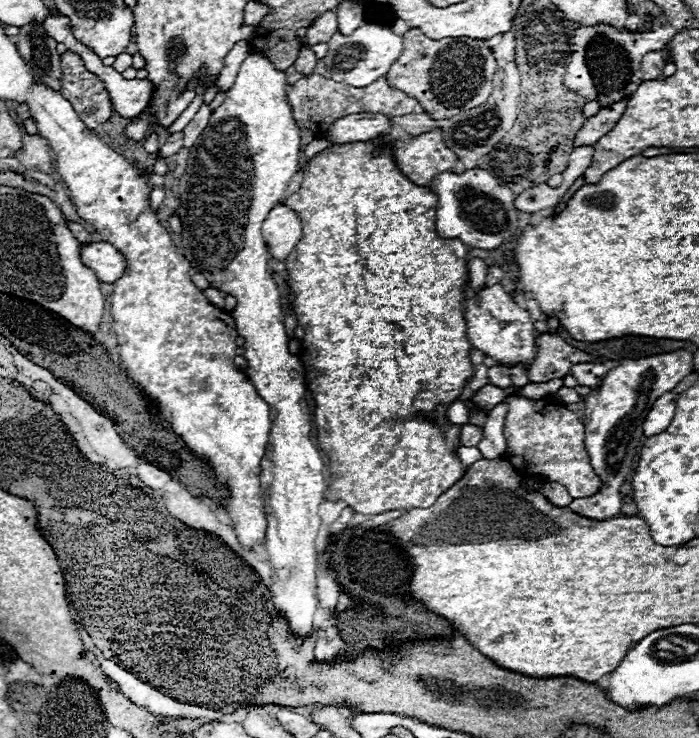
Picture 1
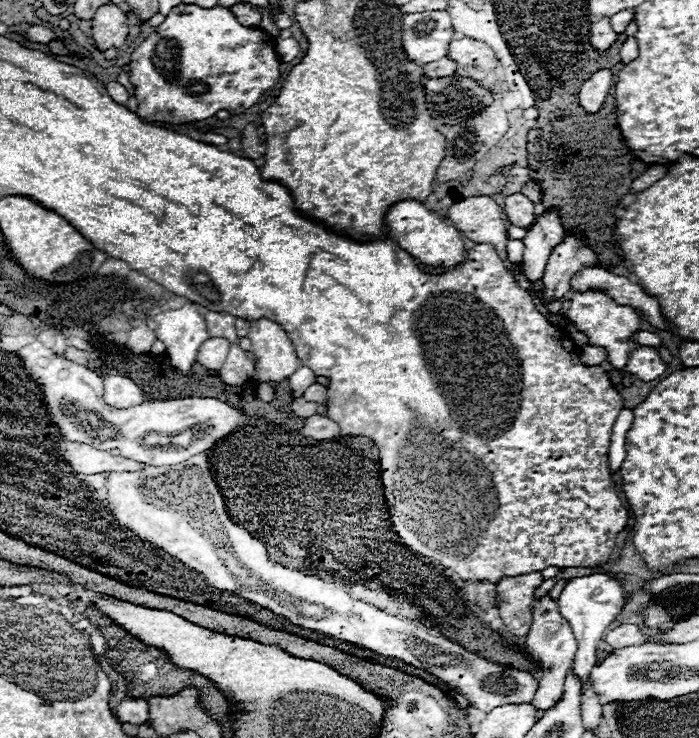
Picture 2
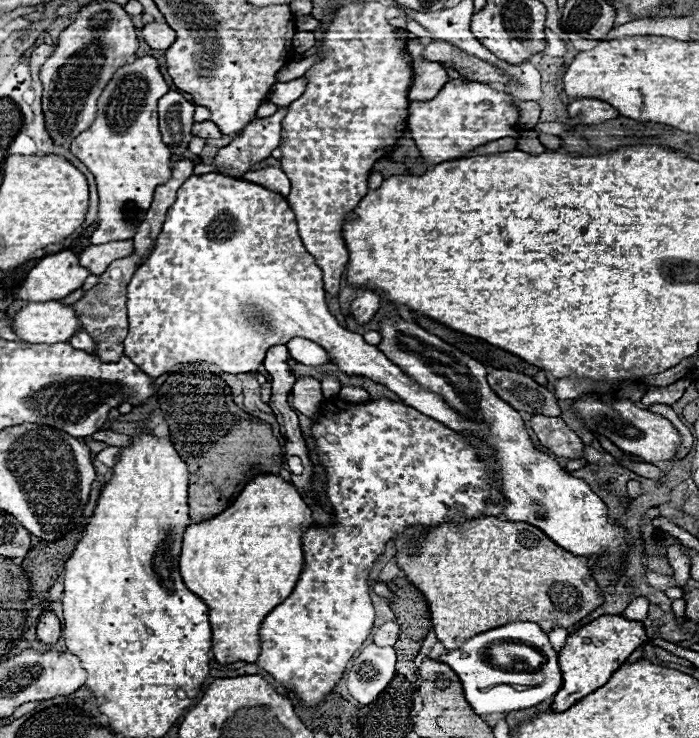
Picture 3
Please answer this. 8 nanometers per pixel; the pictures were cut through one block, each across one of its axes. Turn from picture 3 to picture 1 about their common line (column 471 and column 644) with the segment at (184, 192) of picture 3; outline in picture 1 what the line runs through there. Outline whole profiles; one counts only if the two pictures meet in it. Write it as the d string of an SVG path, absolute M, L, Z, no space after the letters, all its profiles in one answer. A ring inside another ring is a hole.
M668 392L668 394L662 394L654 402L652 410L648 412L648 416L646 416L644 424L642 424L644 436L660 434L660 432L664 432L670 426L672 418L674 418L674 410L676 410L676 398L678 398L678 394Z

